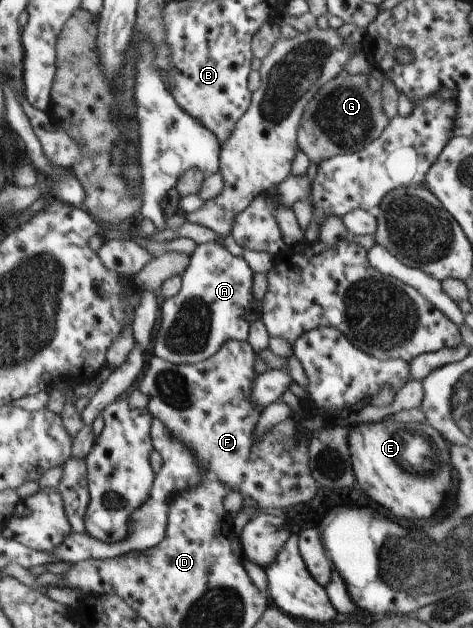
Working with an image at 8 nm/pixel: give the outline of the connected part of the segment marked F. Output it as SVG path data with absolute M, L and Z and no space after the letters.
M229 340L215 356L196 364L175 365L162 361L150 354L144 375L138 381L138 391L148 399L146 409L151 417L156 417L164 426L182 441L188 451L196 457L196 463L204 467L226 489L234 489L242 497L242 506L250 509L286 509L289 505L304 504L316 494L315 479L308 469L308 441L300 425L286 419L270 431L254 437L256 421L263 411L250 397L252 381L255 381L254 351L247 341Z

